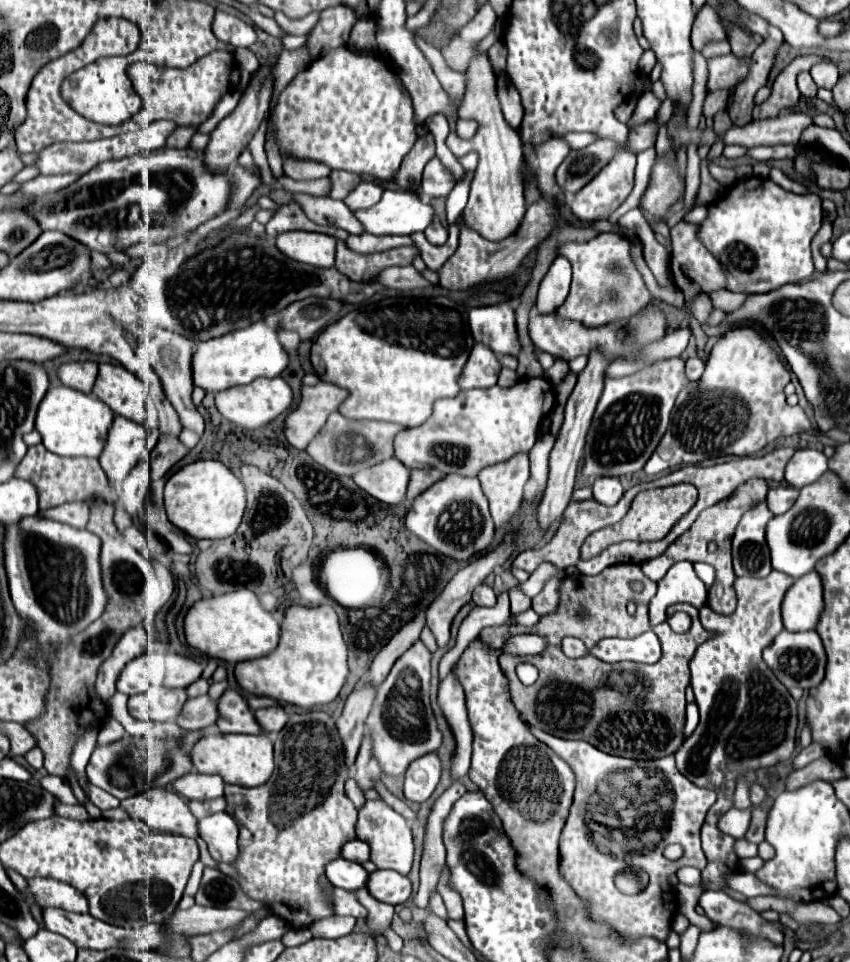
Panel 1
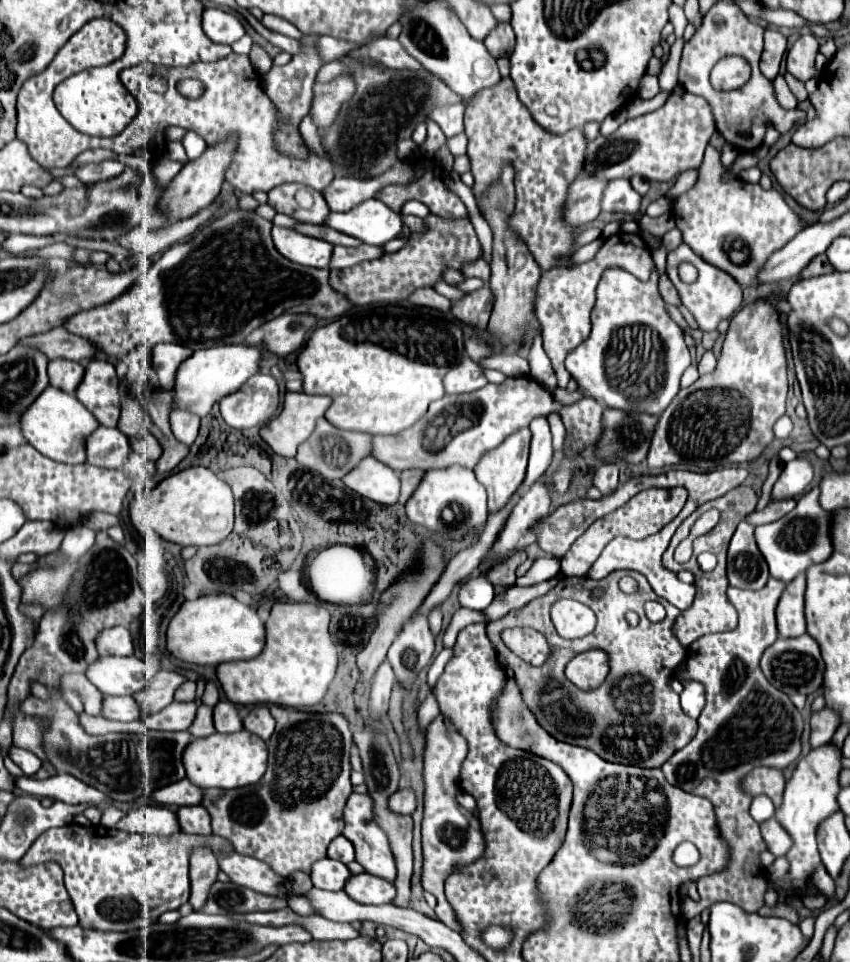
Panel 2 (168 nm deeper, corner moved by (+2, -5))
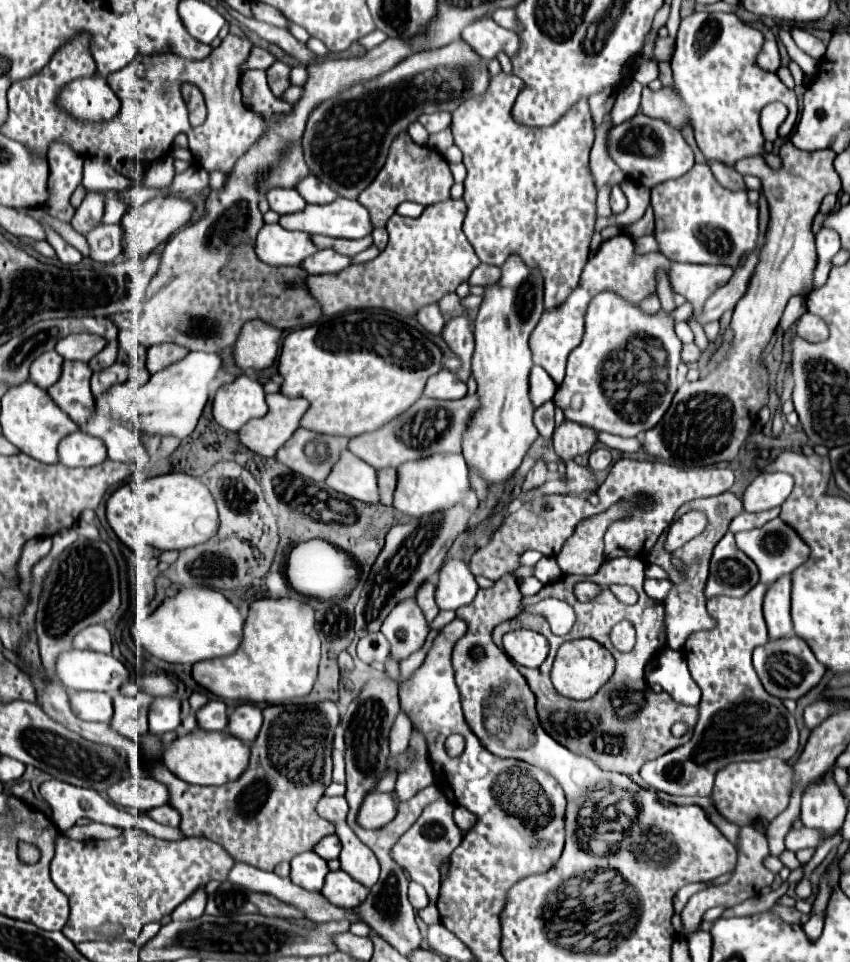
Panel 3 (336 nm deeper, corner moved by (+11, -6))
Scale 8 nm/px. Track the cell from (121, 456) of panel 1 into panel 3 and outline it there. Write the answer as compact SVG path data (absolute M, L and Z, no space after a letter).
M72 432L58 444L58 462L64 466L96 466L106 458L106 446L84 432Z

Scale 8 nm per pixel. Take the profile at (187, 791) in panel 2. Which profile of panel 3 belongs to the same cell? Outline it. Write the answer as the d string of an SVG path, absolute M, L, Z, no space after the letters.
M122 778L120 782L108 786L108 798L124 808L136 808L146 812L168 802L168 790L164 784L152 778Z

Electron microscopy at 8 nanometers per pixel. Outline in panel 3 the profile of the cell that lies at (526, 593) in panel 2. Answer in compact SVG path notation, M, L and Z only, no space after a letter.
M534 576L524 578L524 582L520 584L520 590L522 590L522 594L524 594L524 596L536 594L536 592L539 592L540 588L542 588L542 582L540 582L538 578L534 578Z

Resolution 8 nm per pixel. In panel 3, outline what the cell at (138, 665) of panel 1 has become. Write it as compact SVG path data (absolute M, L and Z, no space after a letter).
M66 650L56 658L58 680L70 690L116 692L128 678L126 666L112 654L92 650Z

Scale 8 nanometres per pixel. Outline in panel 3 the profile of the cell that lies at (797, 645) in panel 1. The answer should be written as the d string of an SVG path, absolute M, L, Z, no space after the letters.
M798 636L770 640L764 646L758 646L754 650L754 670L756 670L764 690L768 694L780 698L780 700L784 700L784 698L798 700L810 688L814 688L822 680L822 676L826 672L826 668L812 654L810 646L802 638L798 638Z

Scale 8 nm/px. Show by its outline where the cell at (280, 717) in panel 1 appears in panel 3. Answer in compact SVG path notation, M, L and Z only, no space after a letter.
M256 704L236 706L228 720L228 732L246 744L250 744L252 738L256 738L260 726L262 726L262 710Z

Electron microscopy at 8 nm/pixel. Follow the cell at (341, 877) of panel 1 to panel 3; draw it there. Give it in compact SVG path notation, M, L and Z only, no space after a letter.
M304 852L298 854L296 858L292 858L290 862L290 880L304 888L304 890L312 890L312 892L320 892L324 886L324 878L328 874L328 866L326 860L322 860L320 856L316 856L314 852Z

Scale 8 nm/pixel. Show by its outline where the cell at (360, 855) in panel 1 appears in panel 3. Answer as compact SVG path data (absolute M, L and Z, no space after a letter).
M336 834L324 836L324 838L314 846L314 852L316 852L318 856L322 856L324 860L334 860L334 858L338 858L338 856L340 856L340 850L342 850L342 844L340 844L340 840L338 840Z

